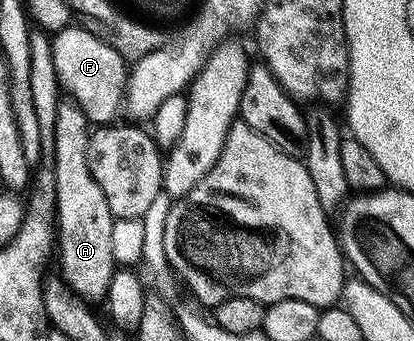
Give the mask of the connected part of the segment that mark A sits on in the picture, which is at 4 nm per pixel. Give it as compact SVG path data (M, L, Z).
M61 101L55 117L55 189L57 209L55 229L59 234L59 255L61 271L66 283L80 299L86 301L104 300L109 292L113 264L113 226L115 220L99 189L99 181L91 177L87 161L87 145L91 124L81 108L72 101Z

